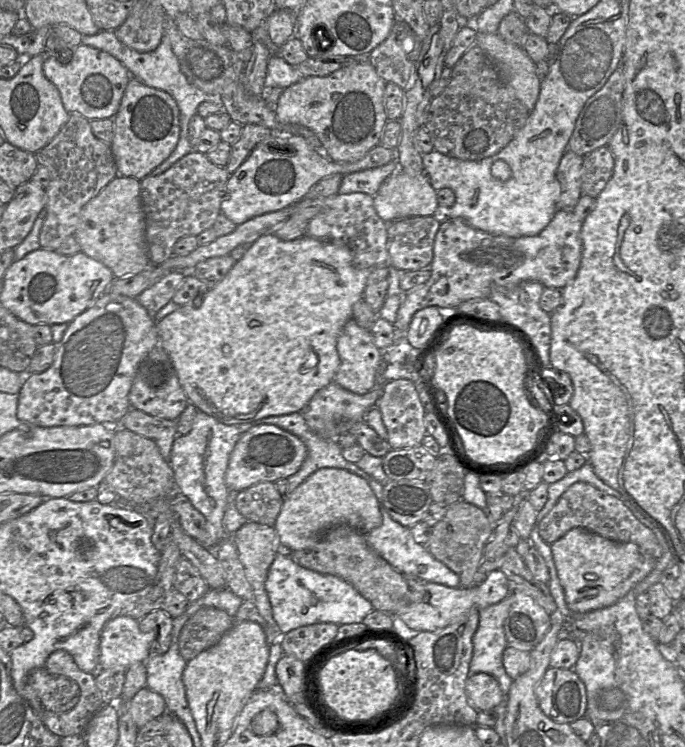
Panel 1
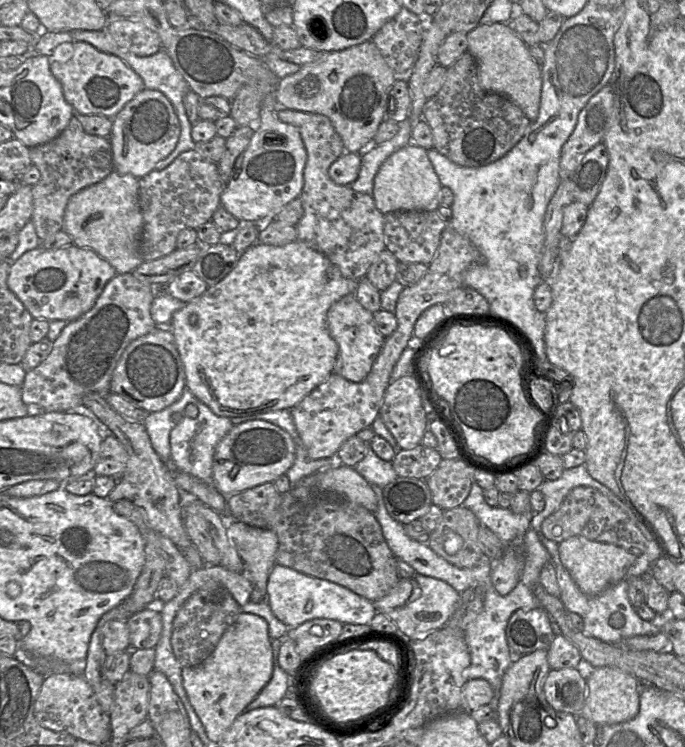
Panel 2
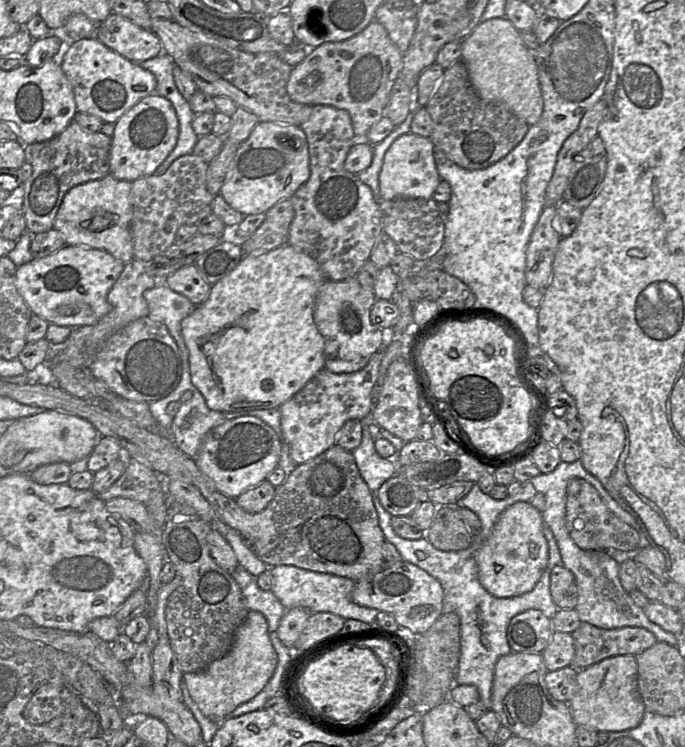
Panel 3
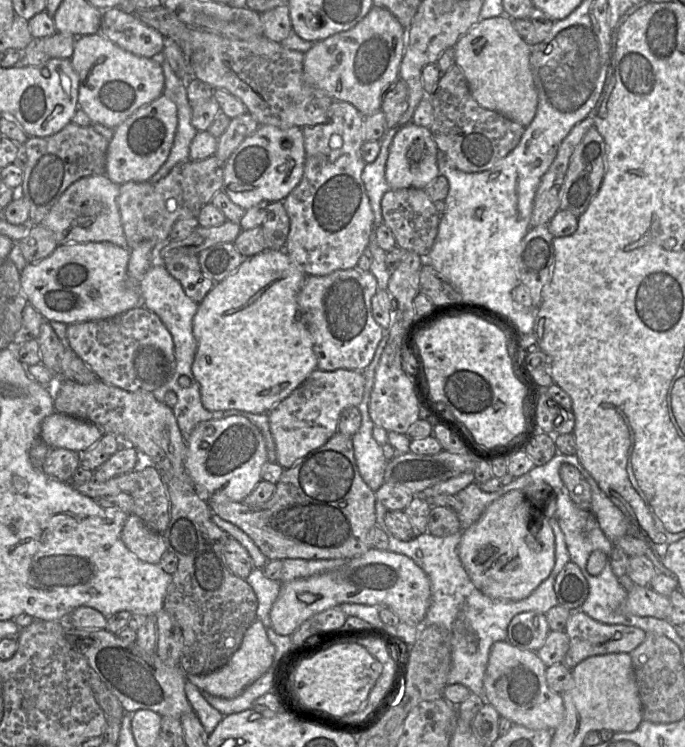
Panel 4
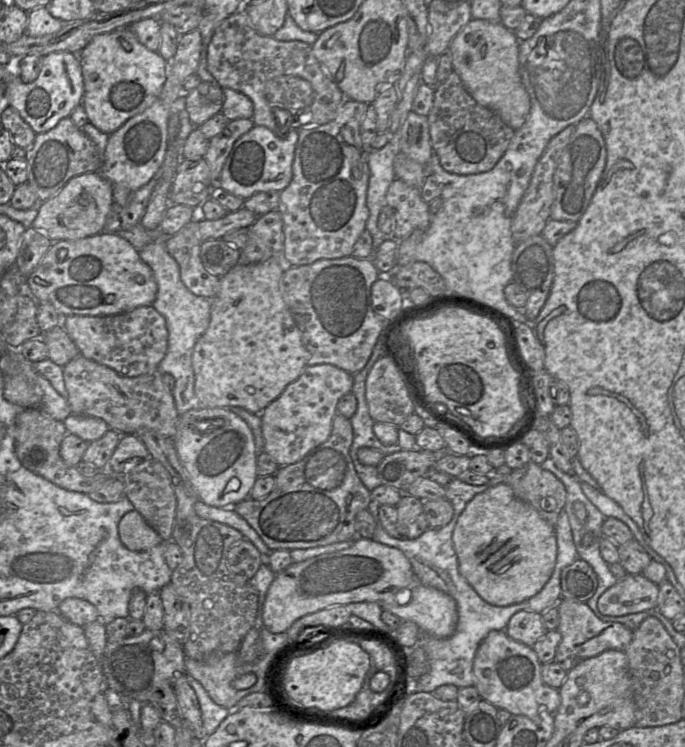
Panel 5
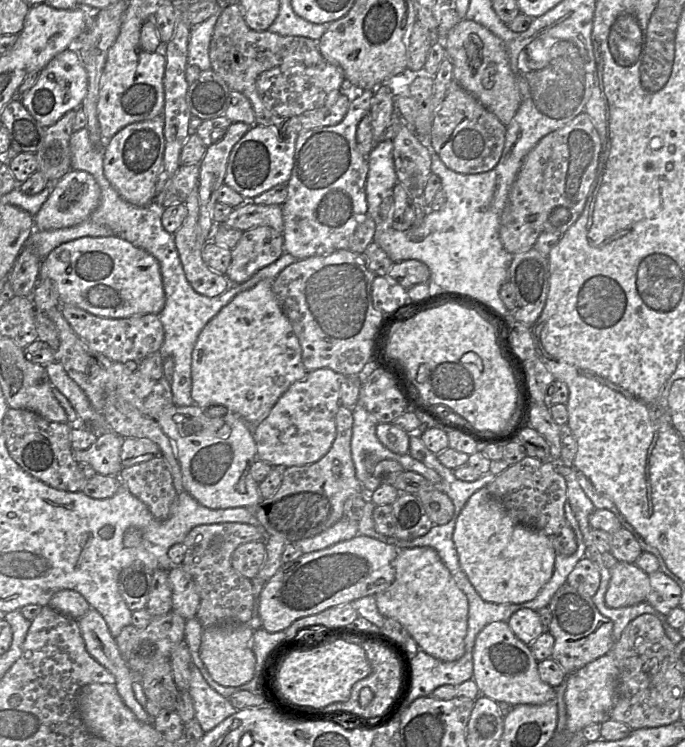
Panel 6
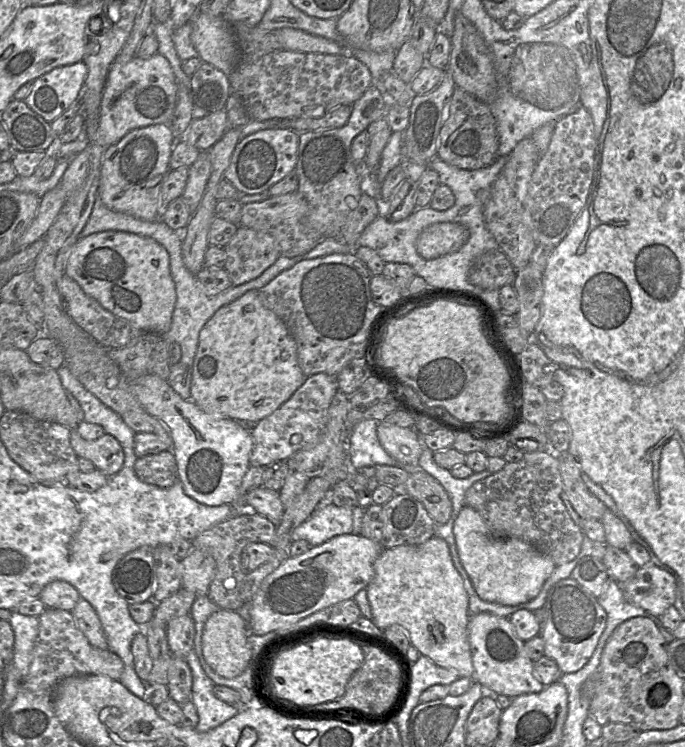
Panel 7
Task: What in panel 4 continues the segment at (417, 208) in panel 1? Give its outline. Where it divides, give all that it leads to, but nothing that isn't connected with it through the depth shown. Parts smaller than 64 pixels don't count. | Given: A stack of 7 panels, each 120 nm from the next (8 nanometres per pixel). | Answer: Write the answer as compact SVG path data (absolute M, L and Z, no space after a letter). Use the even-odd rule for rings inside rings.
M412 122L401 127L389 147L386 163L385 178L390 189L425 190L440 175L436 160L437 152L438 148L429 128L417 126Z

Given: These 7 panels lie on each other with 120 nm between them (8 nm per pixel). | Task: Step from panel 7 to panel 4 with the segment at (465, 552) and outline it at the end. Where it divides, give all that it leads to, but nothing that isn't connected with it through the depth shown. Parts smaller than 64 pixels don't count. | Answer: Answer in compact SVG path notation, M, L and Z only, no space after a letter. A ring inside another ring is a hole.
M512 490L490 503L480 518L462 532L458 546L462 565L475 587L502 601L527 598L551 573L555 564L555 537L547 519L522 491Z

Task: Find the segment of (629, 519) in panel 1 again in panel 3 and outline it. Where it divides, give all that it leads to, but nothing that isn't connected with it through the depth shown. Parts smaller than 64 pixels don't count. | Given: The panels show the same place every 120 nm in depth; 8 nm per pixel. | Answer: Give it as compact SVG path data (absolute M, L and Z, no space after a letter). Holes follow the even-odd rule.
M573 478L567 485L566 527L572 540L583 550L612 548L630 551L635 549L640 541L640 533L619 519L606 506L598 491L581 478Z

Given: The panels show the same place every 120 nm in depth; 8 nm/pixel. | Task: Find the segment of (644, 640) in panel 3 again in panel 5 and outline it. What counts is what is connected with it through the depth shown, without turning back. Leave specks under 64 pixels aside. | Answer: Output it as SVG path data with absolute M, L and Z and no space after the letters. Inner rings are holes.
M561 598L556 605L559 613L559 625L556 630L561 634L561 641L554 661L566 671L582 660L594 657L606 650L624 651L633 638L633 631L623 624L600 620L586 602Z

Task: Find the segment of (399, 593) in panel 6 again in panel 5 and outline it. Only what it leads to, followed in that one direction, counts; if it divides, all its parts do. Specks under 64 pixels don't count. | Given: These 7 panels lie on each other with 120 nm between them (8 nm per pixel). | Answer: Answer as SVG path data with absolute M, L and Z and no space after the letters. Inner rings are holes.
M417 578L409 603L379 603L382 610L391 612L402 621L414 622L422 632L438 638L454 634L458 622L456 601L448 594L423 585Z

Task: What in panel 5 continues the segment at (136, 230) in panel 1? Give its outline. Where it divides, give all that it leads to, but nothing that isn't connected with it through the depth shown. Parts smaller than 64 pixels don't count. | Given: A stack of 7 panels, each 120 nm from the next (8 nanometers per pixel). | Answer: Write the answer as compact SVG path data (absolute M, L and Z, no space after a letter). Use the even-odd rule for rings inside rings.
M88 172L71 178L52 198L43 202L32 228L46 234L52 242L78 240L103 232L113 207L113 184L100 172Z

